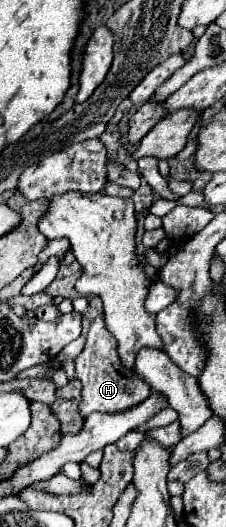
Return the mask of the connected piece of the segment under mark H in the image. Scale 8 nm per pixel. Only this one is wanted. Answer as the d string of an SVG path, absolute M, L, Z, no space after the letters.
M102 314L92 320L92 326L86 336L86 346L76 358L76 378L82 382L82 402L78 406L82 418L86 418L92 412L114 414L120 410L130 410L132 406L138 406L150 396L150 386L146 382L132 376L130 370L122 368L120 372L120 360L116 356L116 340L106 330Z

